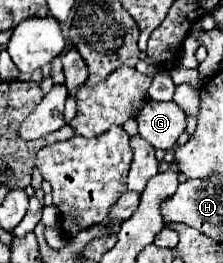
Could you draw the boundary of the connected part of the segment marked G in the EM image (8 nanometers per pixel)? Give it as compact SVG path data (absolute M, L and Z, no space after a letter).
M145 102L139 116L139 134L159 150L169 150L187 126L185 112L175 102Z

